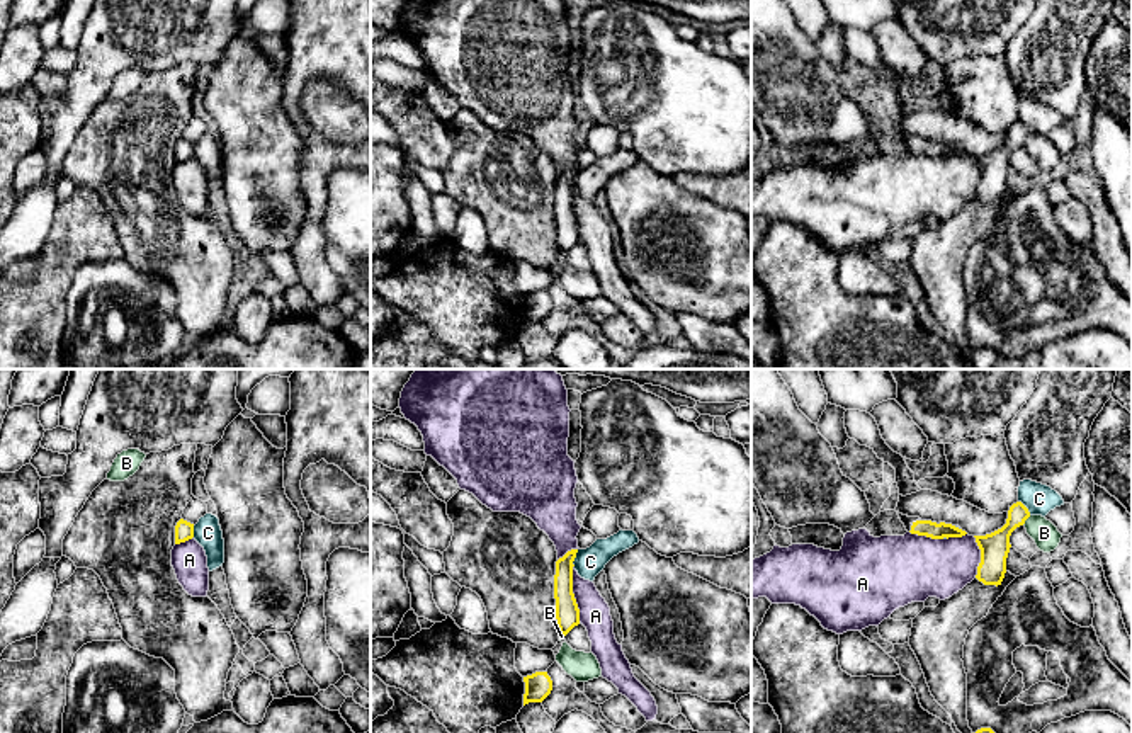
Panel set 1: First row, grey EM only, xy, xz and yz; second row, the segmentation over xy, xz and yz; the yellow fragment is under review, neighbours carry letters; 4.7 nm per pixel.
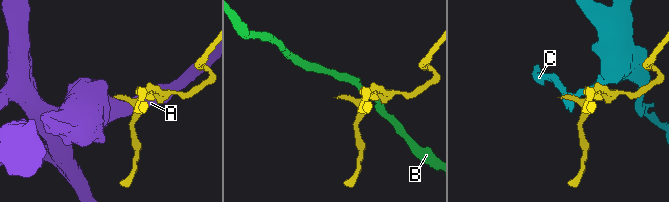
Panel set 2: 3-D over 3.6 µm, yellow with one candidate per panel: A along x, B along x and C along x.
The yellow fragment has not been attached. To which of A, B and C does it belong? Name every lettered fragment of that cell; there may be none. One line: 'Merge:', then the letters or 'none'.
Merge: none

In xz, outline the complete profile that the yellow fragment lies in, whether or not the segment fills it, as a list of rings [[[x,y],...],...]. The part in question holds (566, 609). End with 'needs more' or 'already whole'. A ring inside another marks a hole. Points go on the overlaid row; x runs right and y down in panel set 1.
[[[578,549],[568,551],[556,561],[554,575],[554,599],[556,599],[556,619],[563,636],[566,636],[574,626],[580,624],[580,609],[573,594],[573,561]]]; already whole

